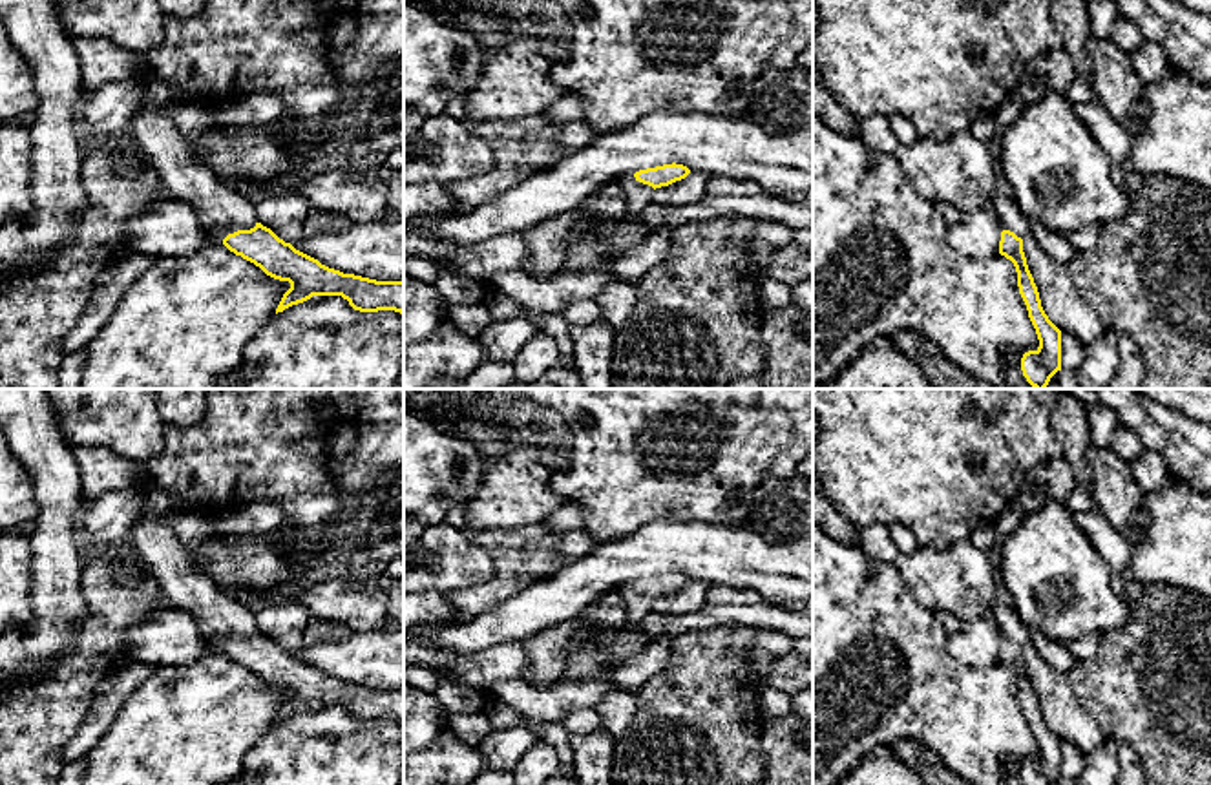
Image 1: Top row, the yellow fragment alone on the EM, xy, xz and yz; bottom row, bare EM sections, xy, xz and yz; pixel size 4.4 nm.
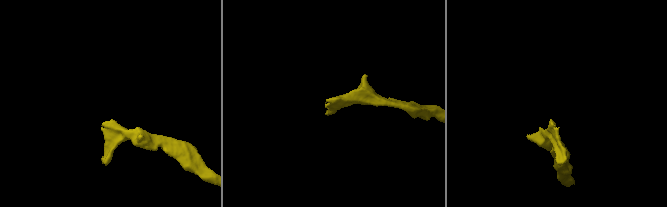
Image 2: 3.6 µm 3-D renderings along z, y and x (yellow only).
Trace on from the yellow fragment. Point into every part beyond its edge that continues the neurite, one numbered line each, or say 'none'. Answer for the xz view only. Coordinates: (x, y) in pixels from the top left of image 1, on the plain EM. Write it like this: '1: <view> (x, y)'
1: xz (638, 605)

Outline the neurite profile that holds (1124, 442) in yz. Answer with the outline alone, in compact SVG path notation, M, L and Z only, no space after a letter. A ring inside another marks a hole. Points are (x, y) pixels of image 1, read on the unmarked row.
M1118 425L1111 440L1111 449L1116 455L1120 455L1123 460L1132 464L1138 458L1138 455L1143 451L1143 444L1136 436L1136 433Z

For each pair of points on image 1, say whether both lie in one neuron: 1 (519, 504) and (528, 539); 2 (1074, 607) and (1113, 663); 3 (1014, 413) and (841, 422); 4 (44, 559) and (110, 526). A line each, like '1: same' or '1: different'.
1: different
2: different
3: same
4: different

